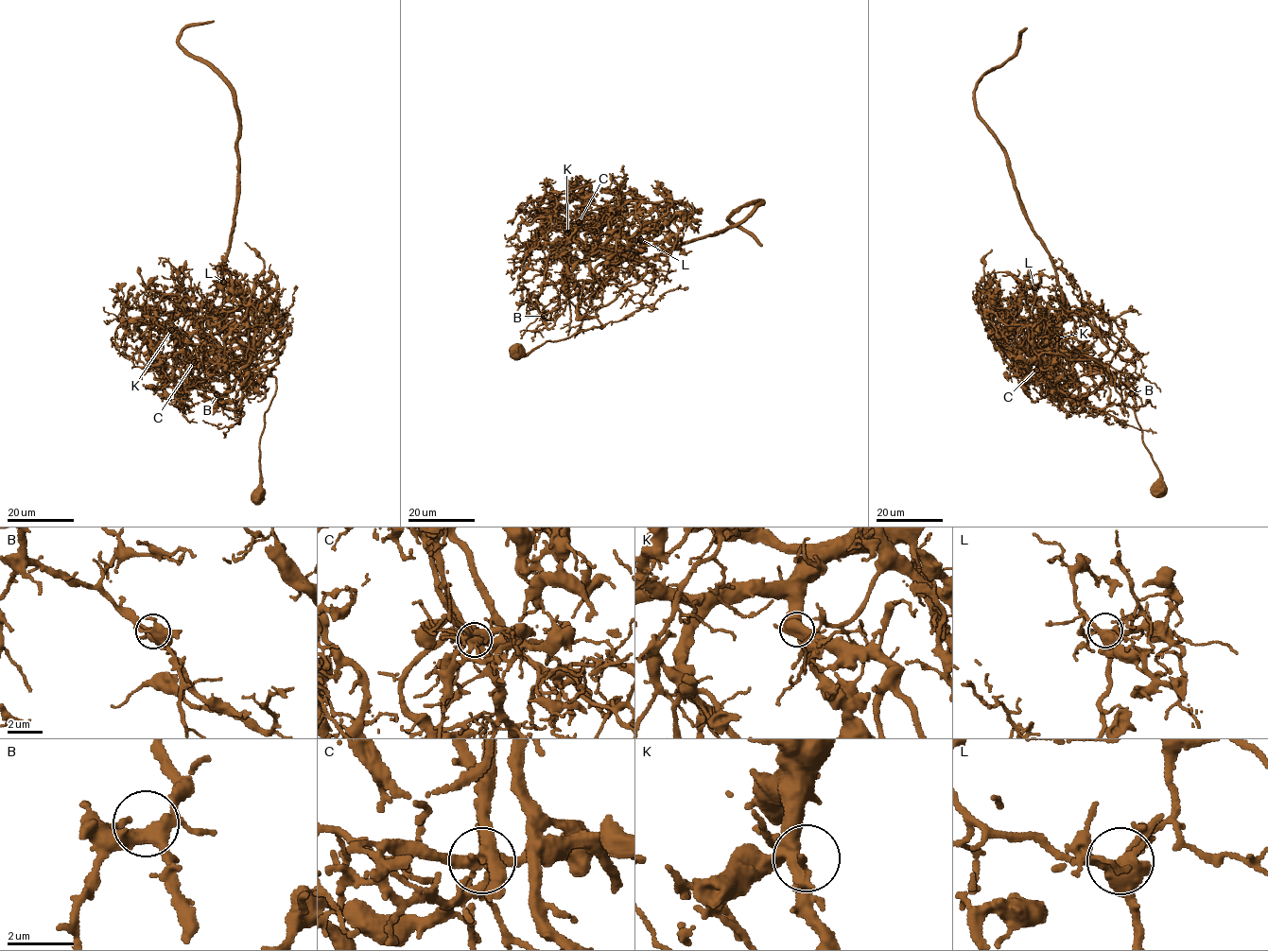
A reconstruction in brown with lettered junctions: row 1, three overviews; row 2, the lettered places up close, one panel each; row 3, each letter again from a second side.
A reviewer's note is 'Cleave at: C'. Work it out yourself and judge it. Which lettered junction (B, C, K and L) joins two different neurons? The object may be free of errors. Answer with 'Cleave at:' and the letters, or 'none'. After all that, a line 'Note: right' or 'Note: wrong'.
Cleave at: C
Note: right

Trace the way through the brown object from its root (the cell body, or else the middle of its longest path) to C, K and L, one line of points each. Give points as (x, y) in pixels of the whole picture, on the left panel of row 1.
C: (260, 497), (259, 438), (275, 378), (264, 376), (250, 387), (223, 349), (194, 362)
K: (260, 497), (259, 438), (275, 378), (250, 387), (233, 354), (211, 346), (198, 324), (188, 319), (171, 330)
L: (260, 497), (259, 438), (276, 379), (250, 387), (233, 354), (209, 344), (203, 323), (220, 304), (223, 282)

